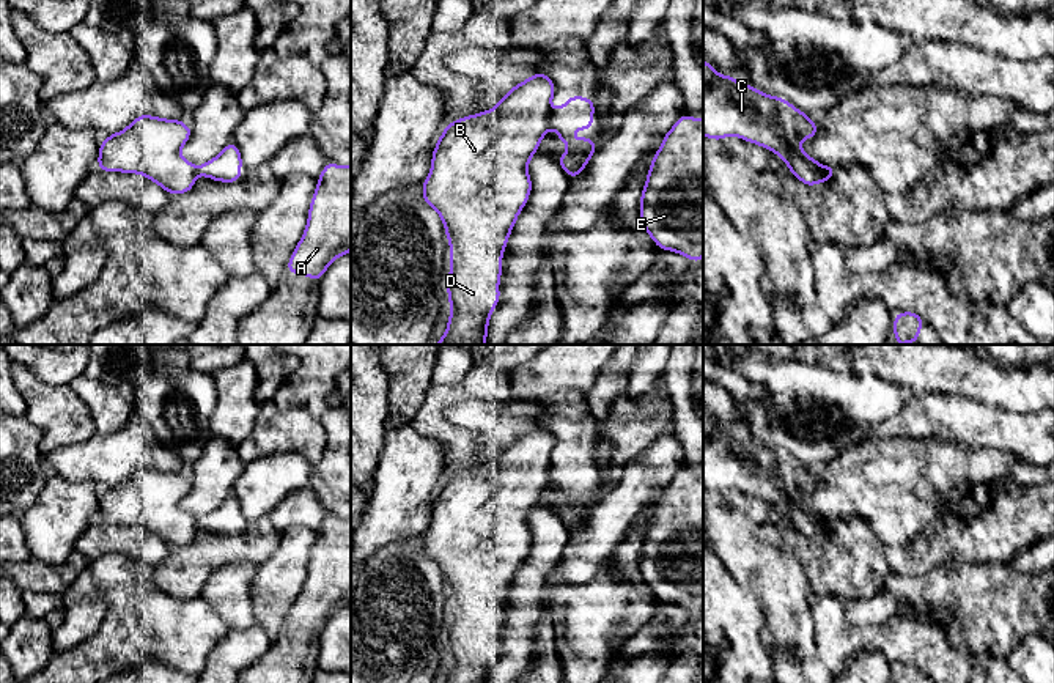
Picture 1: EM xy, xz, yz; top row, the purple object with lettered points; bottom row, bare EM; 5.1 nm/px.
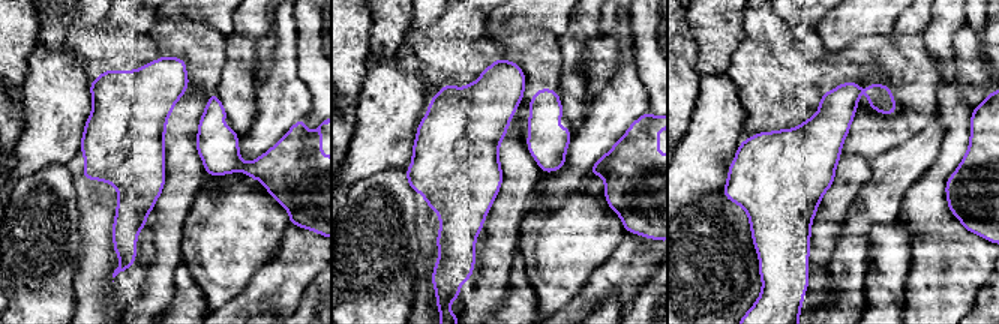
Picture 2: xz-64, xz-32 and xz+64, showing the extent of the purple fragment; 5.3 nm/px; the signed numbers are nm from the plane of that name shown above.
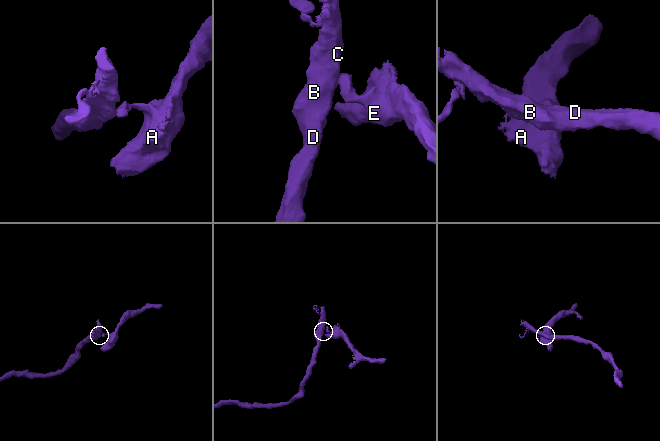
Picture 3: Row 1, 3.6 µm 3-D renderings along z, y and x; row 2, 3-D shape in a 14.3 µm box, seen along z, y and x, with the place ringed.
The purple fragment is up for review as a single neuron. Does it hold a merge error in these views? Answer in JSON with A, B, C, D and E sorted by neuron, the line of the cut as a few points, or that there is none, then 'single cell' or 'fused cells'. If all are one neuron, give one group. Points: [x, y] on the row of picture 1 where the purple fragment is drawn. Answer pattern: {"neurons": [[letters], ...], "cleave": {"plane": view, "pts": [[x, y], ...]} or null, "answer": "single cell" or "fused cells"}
{"neurons": [["A", "E"], ["B", "C", "D"]], "cleave": {"plane": "xz", "pts": [[552, 110], [548, 125]]}, "answer": "fused cells"}

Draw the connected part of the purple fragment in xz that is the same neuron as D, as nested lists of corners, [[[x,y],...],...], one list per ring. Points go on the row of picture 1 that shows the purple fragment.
[[[543,71],[533,74],[513,87],[489,112],[478,112],[448,123],[436,143],[431,172],[422,183],[423,201],[434,208],[442,219],[451,260],[450,275],[445,277],[451,310],[445,335],[436,345],[486,345],[488,323],[494,305],[500,301],[502,253],[532,190],[527,167],[549,129],[554,91],[555,85]]]

